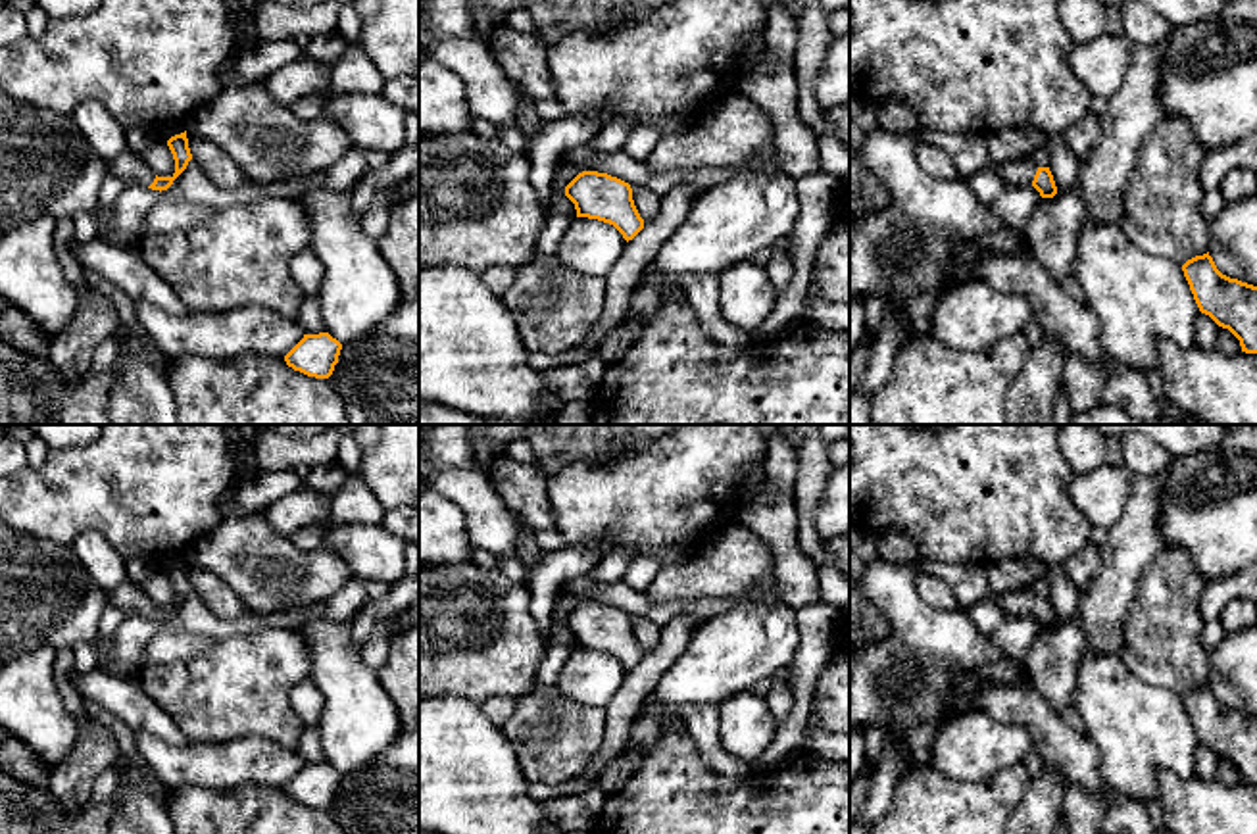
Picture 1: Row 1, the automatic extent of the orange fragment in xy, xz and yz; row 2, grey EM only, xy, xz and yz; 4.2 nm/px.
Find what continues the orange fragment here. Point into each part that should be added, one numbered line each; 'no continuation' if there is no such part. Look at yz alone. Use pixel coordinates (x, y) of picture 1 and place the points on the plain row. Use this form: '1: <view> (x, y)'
1: yz (1021, 602)

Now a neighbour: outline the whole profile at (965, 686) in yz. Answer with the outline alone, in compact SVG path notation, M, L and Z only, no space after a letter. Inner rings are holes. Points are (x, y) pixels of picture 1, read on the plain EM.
M969 671L959 673L951 686L951 698L948 701L949 717L961 713L967 705L971 705L976 694L978 694L976 675Z

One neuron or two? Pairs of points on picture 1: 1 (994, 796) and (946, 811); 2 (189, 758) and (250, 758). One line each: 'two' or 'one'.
1: one
2: one

